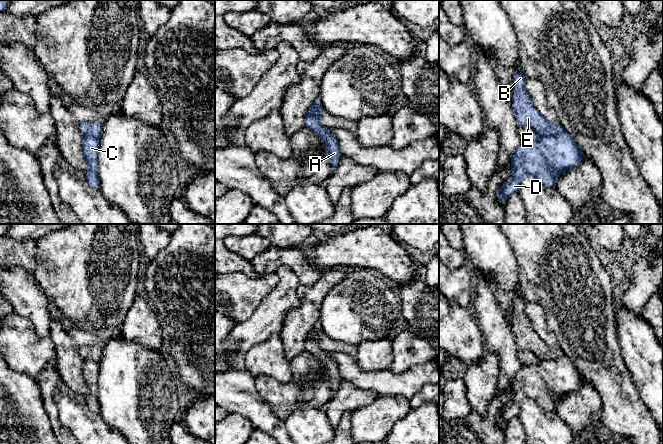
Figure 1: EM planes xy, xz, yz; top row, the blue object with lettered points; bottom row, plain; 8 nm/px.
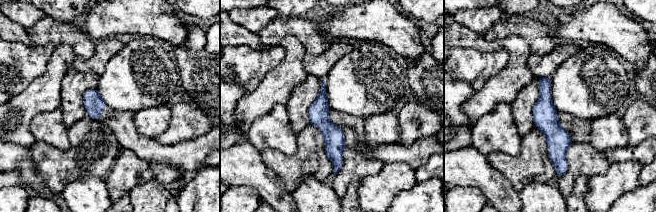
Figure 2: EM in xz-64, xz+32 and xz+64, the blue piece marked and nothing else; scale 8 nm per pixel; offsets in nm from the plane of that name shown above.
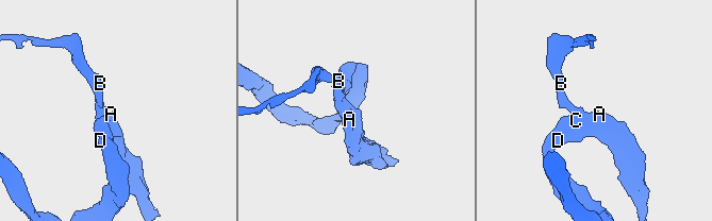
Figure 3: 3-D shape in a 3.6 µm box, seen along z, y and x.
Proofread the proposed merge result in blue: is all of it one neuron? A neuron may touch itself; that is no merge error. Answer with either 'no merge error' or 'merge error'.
merge error

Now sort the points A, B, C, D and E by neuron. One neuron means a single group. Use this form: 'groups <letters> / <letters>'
groups A C D / B E

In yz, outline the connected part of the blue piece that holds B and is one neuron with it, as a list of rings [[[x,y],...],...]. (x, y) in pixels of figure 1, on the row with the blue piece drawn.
[[[516,70],[514,76],[514,100],[512,106],[518,126],[530,126],[540,137],[556,136],[565,131],[563,126],[548,122],[534,107],[524,88],[525,74]]]

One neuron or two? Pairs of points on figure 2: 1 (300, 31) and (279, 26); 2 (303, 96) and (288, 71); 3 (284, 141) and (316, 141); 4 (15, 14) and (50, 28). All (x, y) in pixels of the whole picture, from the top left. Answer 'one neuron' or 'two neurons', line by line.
1: one neuron
2: two neurons
3: two neurons
4: two neurons

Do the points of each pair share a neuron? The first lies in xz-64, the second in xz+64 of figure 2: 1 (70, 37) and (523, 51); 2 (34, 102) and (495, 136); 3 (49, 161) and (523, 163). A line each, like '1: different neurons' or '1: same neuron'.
1: different neurons
2: different neurons
3: same neuron

